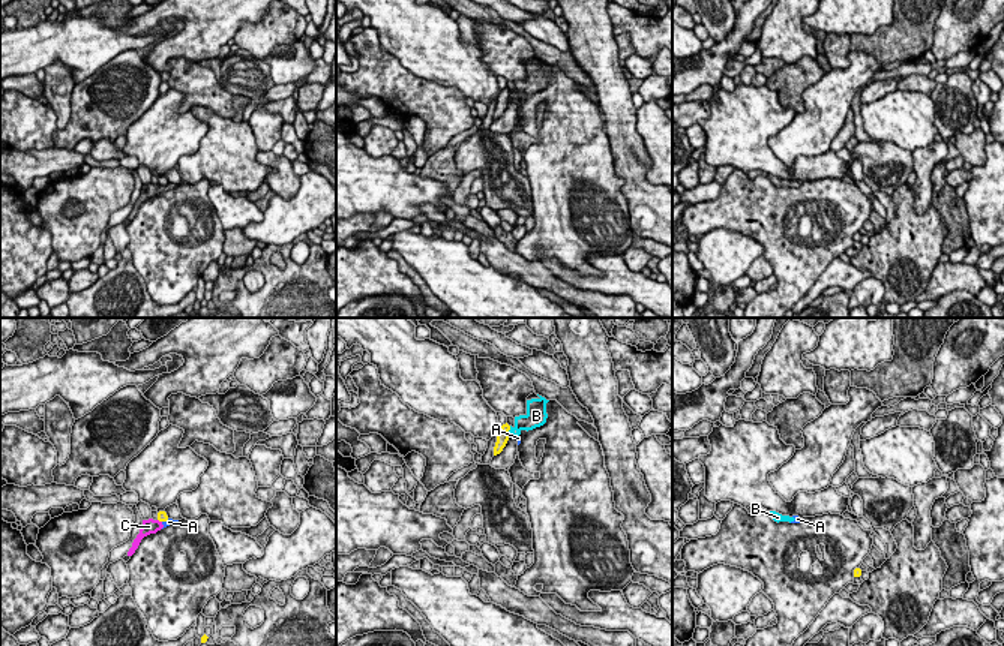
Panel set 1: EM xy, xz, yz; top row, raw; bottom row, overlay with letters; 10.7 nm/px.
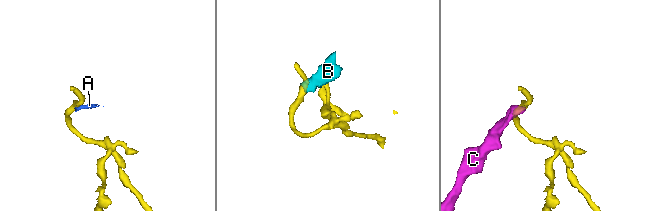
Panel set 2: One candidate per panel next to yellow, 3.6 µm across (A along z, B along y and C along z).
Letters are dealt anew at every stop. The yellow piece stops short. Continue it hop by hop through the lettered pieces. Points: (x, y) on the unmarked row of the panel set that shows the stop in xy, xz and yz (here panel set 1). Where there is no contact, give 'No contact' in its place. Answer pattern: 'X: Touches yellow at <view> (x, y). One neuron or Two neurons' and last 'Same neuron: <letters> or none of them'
A: Touches yellow at xy (165, 185). Two neurons
B: Touches yellow at xz (508, 96). Two neurons
C: Touches yellow at xy (159, 185). Two neurons
Same neuron: none of them

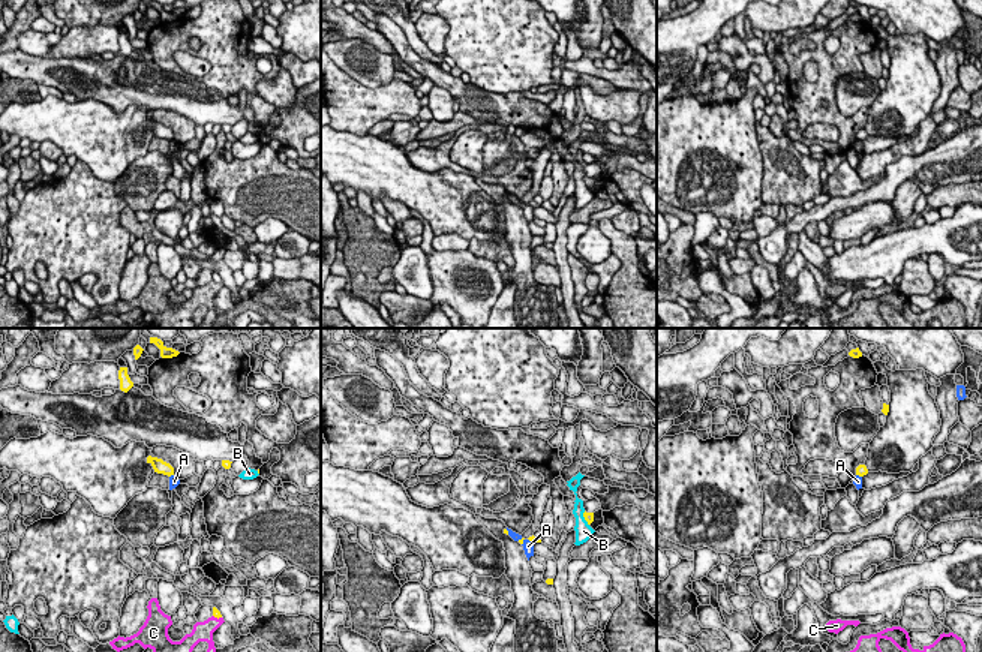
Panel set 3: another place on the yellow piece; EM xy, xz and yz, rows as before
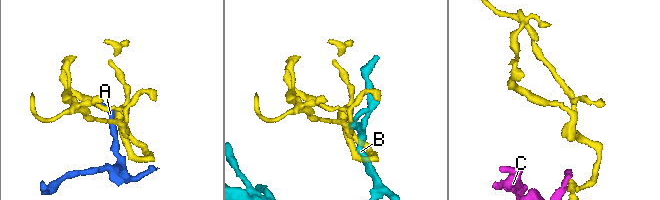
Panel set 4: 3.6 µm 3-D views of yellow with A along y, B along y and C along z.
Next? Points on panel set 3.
A: Touches yellow at xz (520, 204). Two neurons
B: Touches yellow at xz (585, 183). Two neurons
C: Touches yellow at xy (218, 282). Two neurons
Same neuron: none of them

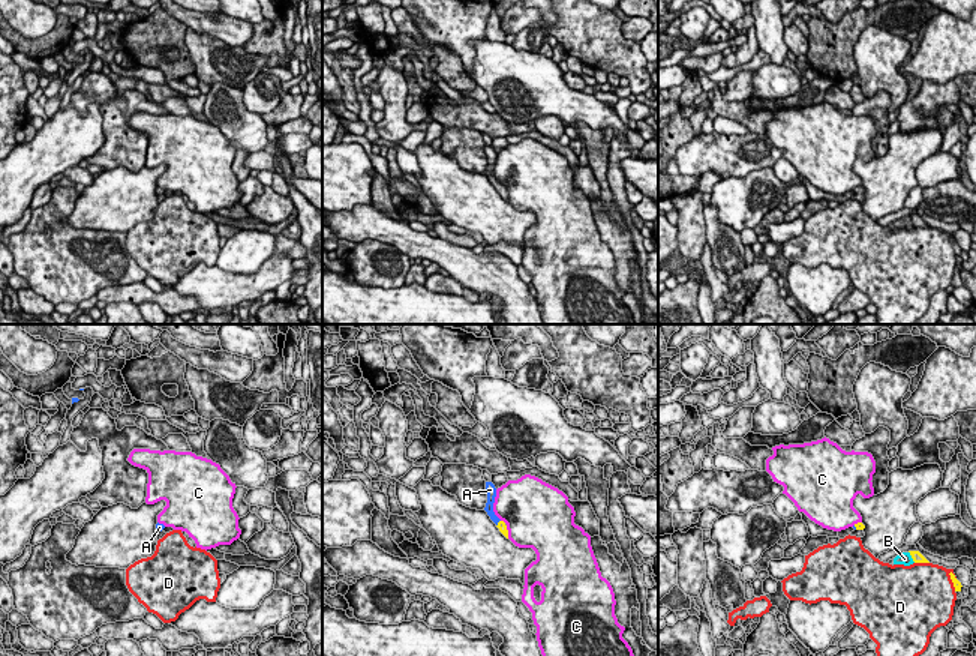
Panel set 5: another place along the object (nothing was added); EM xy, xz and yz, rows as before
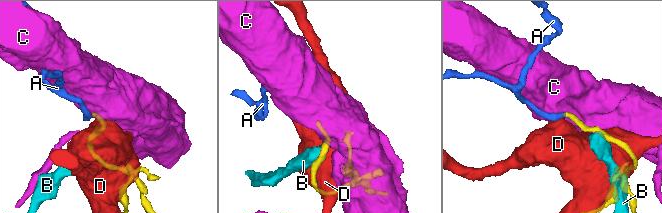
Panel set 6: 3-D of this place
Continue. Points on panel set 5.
A: Touches yellow at xz (498, 186). One neuron
B: Touches yellow at yz (912, 221). Two neurons
C: Touches yellow at xz (507, 195). Two neurons
D: Touches yellow at yz (922, 225). Two neurons
Same neuron: A

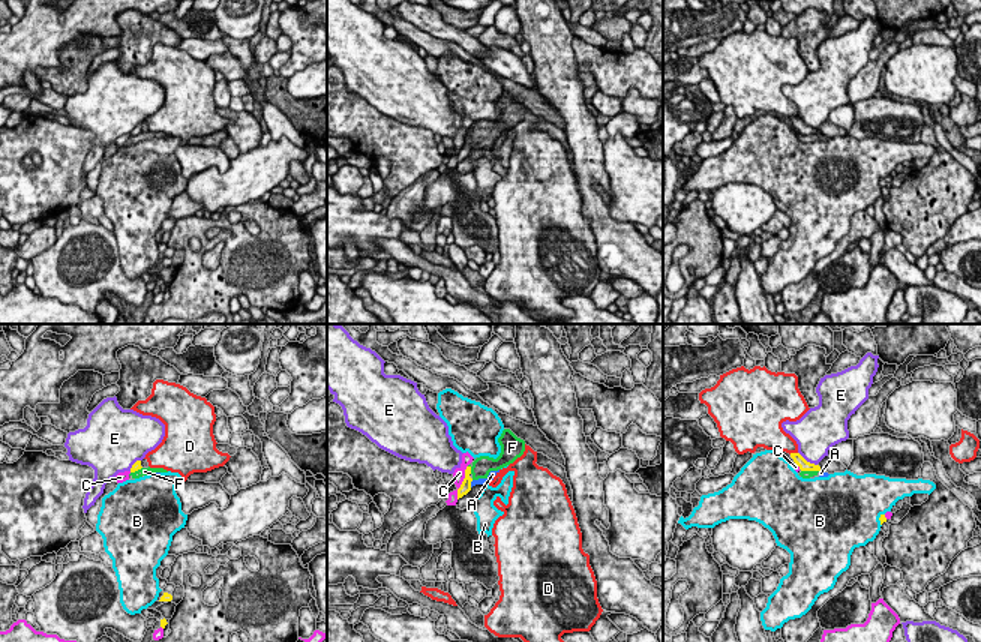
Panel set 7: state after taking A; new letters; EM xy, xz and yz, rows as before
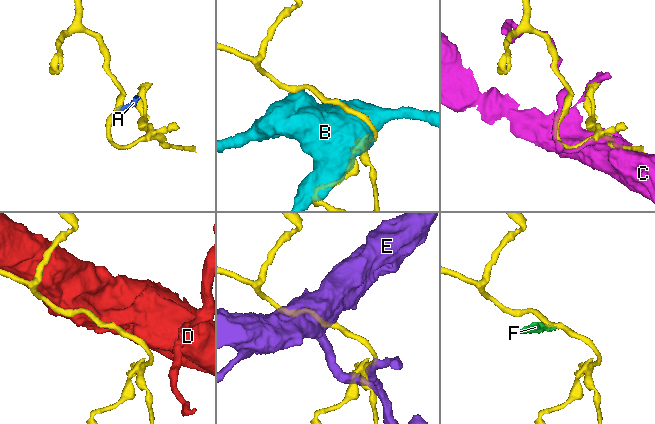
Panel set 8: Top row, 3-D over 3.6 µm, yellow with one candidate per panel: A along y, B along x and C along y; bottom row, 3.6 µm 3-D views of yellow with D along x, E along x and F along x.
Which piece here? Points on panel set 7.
A: Touches yellow at xz (470, 147). Two neurons
B: Touches yellow at yz (879, 183). Two neurons
C: Touches yellow at xz (462, 146). Two neurons
D: Touches yellow at yz (792, 117). Two neurons
E: Touches yellow at yz (806, 125). Two neurons
F: Touches yellow at xz (470, 134). Two neurons
Same neuron: none of them

